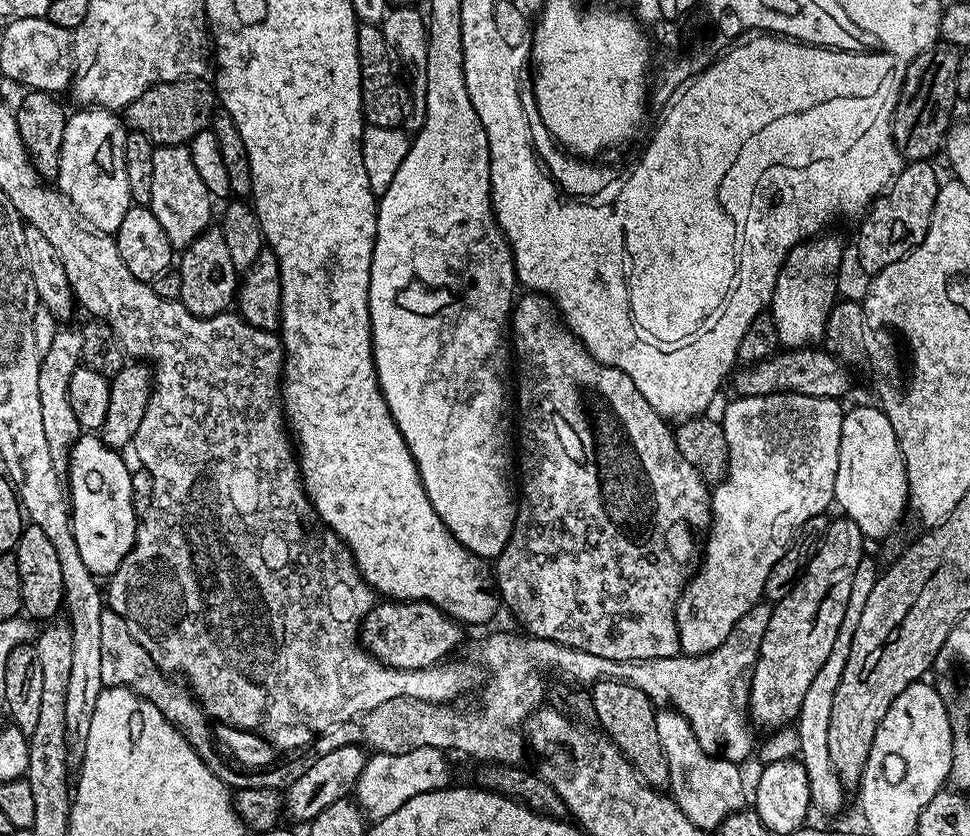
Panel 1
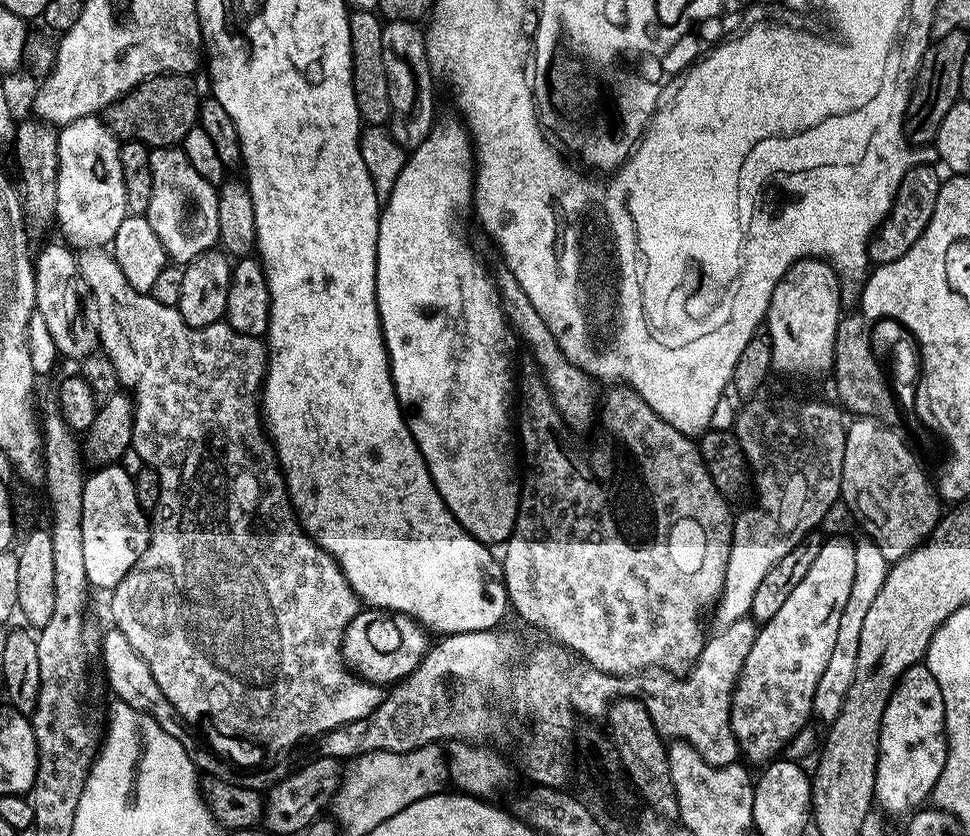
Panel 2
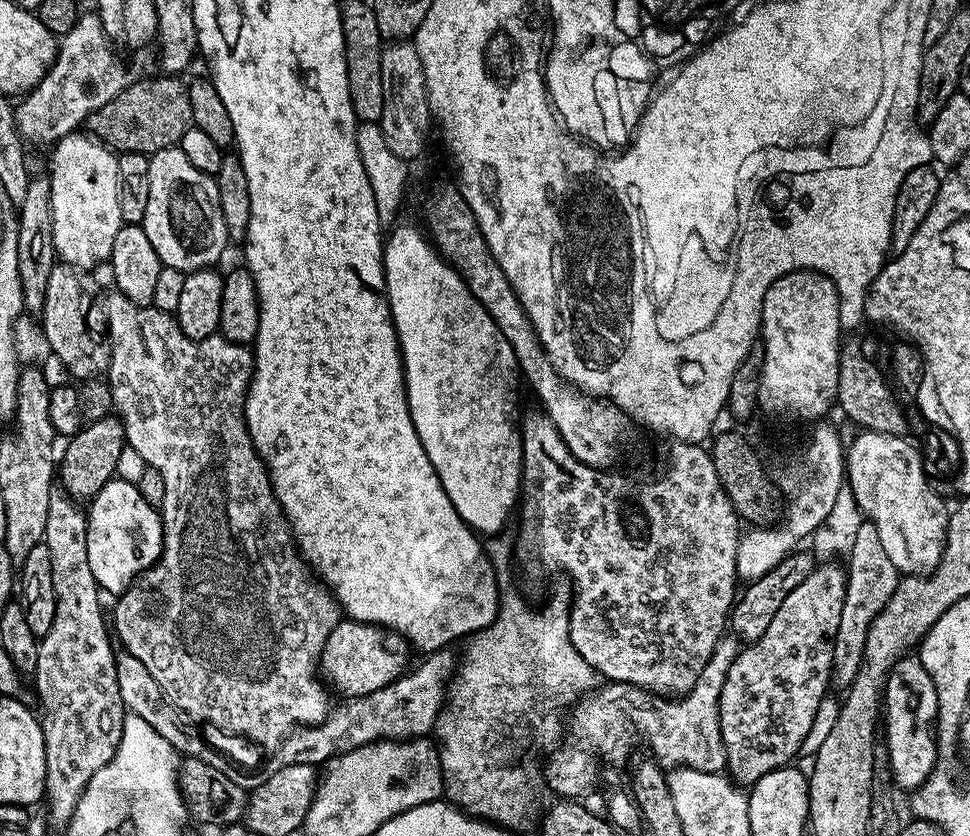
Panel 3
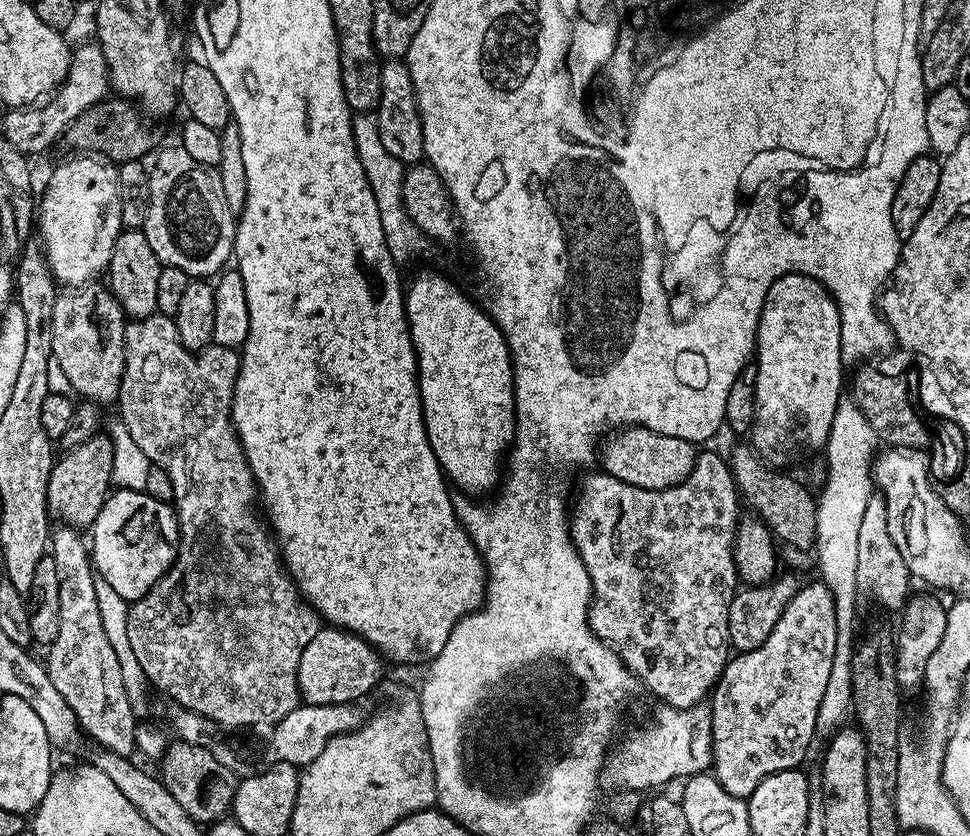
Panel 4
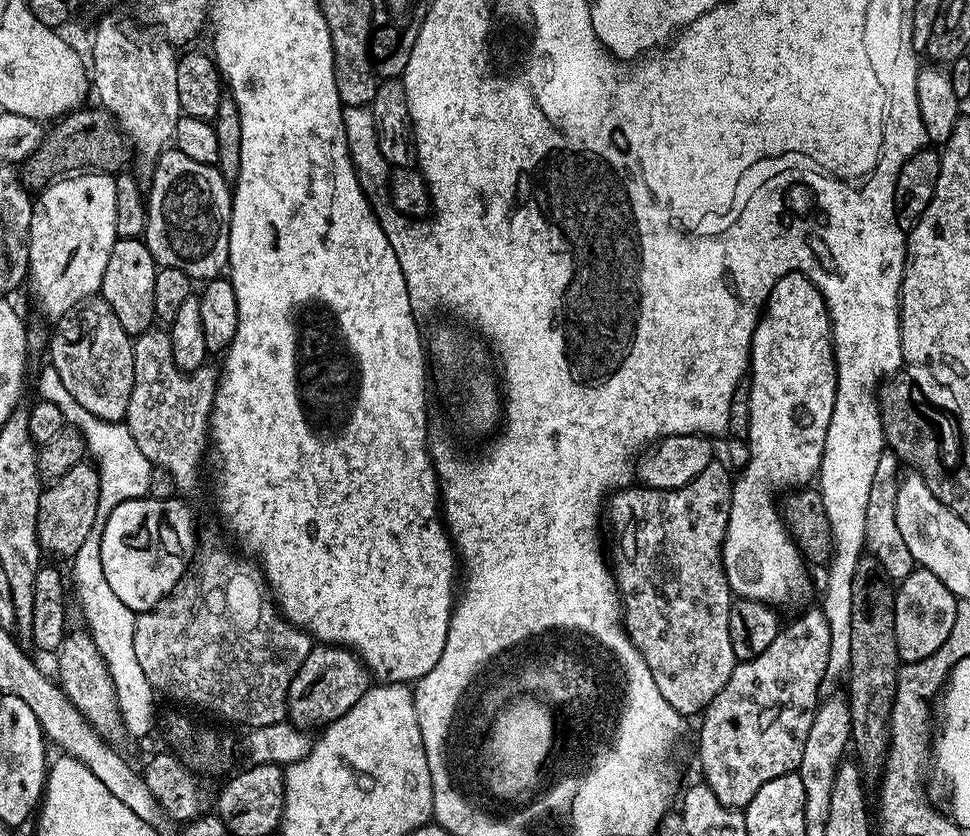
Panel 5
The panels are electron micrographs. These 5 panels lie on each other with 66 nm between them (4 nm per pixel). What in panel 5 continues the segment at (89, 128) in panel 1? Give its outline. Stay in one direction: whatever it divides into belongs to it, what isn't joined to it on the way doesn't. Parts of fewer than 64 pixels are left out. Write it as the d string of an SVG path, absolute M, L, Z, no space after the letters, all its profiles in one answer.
M88 170L83 174L69 174L53 180L35 197L28 231L27 279L30 284L32 280L32 292L45 317L67 317L77 305L93 299L99 293L102 274L106 274L106 262L110 262L110 250L118 239L114 226L115 189L116 181L109 173Z

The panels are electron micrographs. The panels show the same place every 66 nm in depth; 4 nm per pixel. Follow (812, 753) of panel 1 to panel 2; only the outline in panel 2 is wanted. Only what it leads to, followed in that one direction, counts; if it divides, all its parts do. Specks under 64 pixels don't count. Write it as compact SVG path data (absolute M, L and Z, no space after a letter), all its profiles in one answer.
M863 539L855 541L854 586L850 586L850 598L846 598L846 610L842 610L842 619L838 622L834 654L830 654L830 662L826 662L826 671L818 681L818 690L814 690L812 716L824 720L823 722L836 720L842 710L842 702L846 702L846 690L850 690L850 682L854 682L854 666L858 666L858 642L862 639L862 625L874 598L878 598L878 590L882 590L882 582L886 582L890 567L890 561L886 554L882 554L875 539Z

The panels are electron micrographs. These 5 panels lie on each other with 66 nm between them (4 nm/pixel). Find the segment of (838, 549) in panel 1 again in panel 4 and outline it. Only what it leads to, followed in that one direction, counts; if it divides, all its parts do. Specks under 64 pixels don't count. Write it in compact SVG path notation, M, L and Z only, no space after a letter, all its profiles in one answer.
M805 583L797 590L786 610L782 610L782 618L778 618L774 634L770 634L770 638L766 638L758 650L742 652L729 659L720 675L720 681L710 693L711 771L726 794L741 798L752 796L754 790L758 790L758 786L770 774L791 768L799 769L808 747L814 744L818 706L822 706L822 694L830 678L830 666L834 666L838 634L834 598L824 583L815 583Z

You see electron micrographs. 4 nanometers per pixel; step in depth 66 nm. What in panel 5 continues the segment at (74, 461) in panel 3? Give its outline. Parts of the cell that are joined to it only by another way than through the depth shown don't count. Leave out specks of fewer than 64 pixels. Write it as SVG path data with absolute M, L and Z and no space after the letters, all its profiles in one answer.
M81 462L70 466L62 478L51 481L41 491L38 502L38 542L45 553L75 558L93 539L99 498L97 465Z

